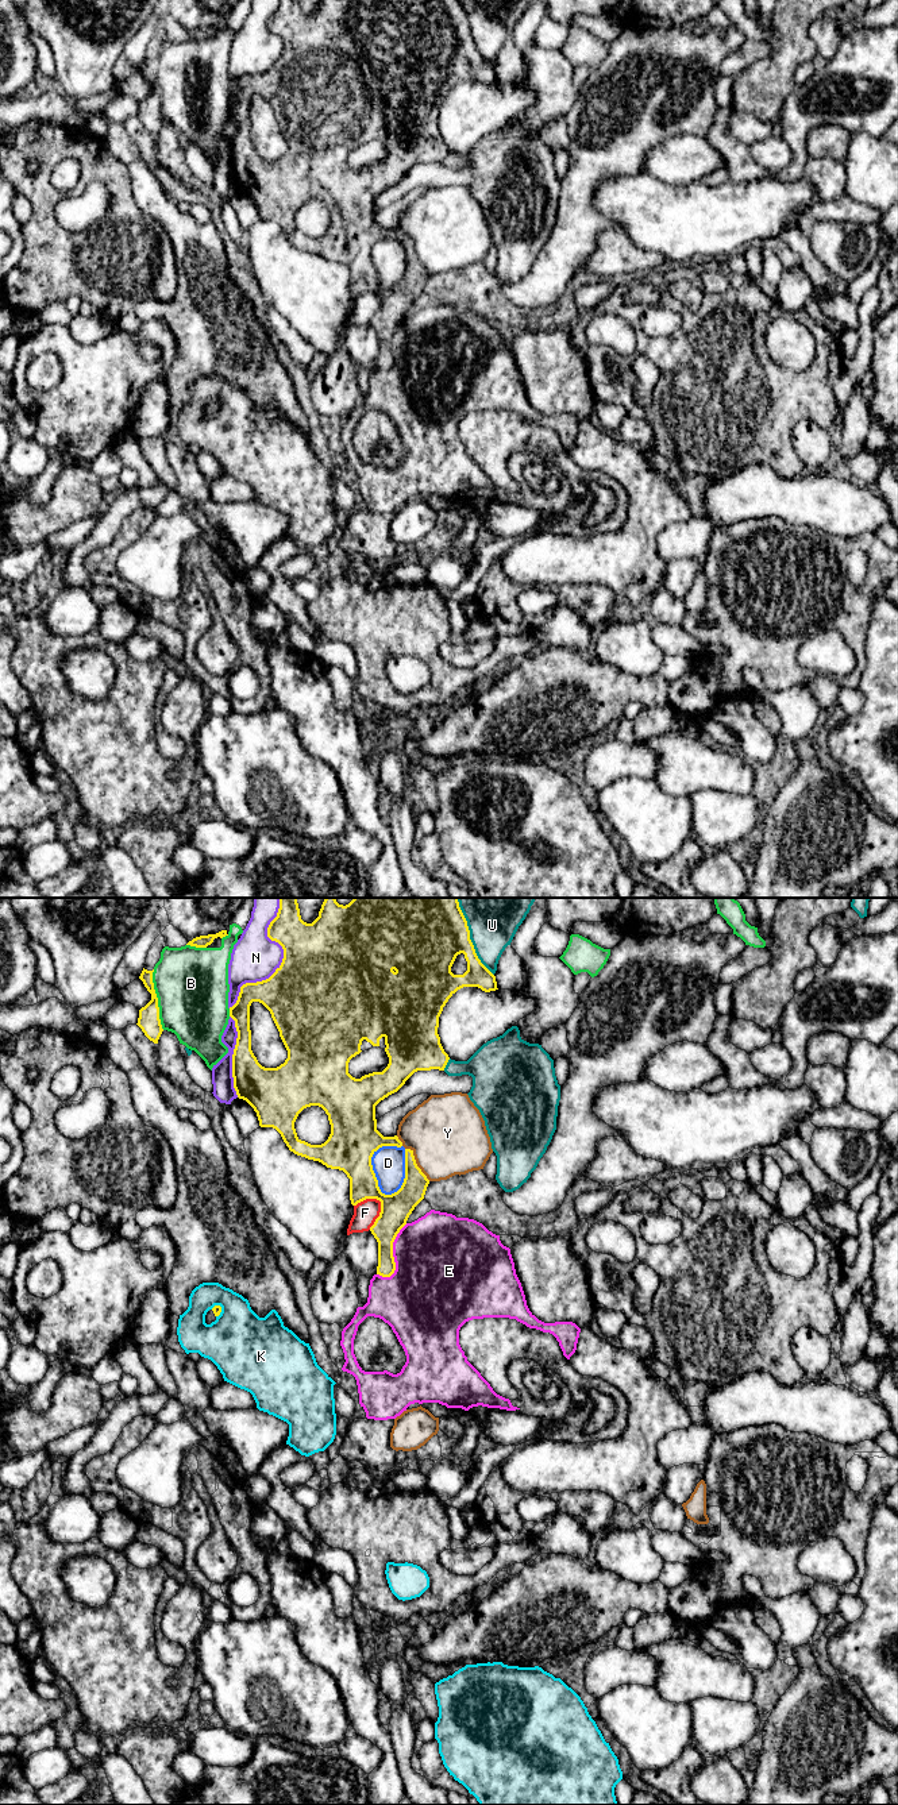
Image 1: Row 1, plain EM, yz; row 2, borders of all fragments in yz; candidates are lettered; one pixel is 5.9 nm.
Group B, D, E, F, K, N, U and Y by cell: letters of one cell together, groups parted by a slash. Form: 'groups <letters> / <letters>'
groups B / D F / E / K / N / U / Y

